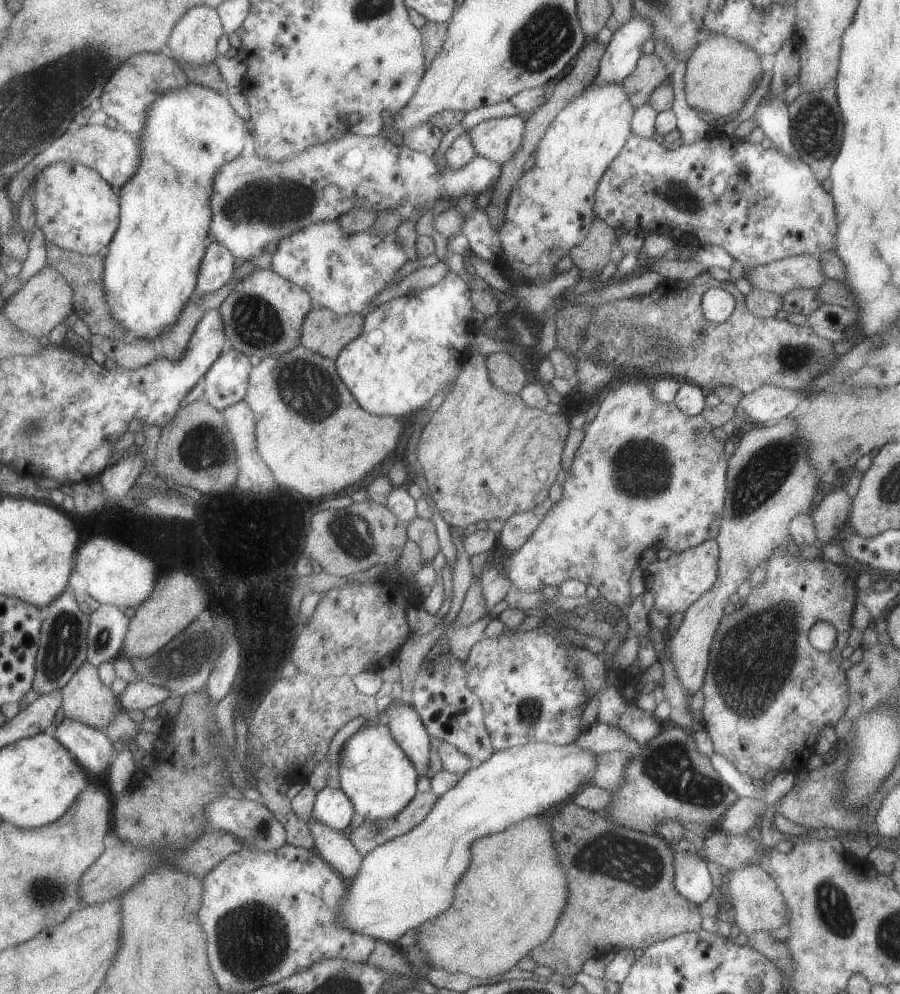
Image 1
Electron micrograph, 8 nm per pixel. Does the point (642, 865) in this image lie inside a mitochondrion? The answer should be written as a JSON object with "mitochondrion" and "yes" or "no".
{"mitochondrion":"yes"}

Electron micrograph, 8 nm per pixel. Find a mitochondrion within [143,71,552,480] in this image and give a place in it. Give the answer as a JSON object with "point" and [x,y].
{"point":[275,203]}

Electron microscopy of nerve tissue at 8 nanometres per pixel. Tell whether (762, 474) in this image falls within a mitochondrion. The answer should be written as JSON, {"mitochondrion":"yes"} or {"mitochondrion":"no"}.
{"mitochondrion":"yes"}

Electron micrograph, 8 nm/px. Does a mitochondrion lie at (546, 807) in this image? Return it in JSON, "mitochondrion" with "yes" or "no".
{"mitochondrion":"no"}

